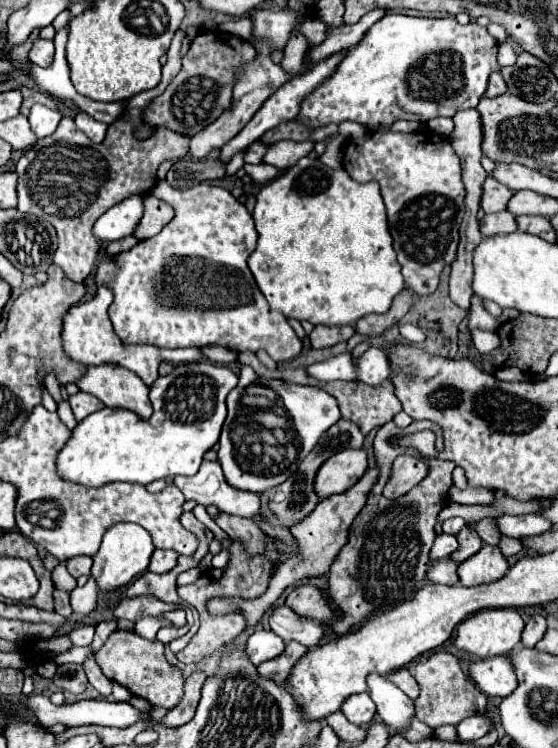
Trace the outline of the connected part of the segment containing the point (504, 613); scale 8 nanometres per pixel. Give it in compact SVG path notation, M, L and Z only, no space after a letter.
M486 609L478 611L476 615L468 617L458 625L454 645L458 651L476 655L478 659L488 659L502 653L510 653L520 643L522 629L524 629L524 619L516 609Z

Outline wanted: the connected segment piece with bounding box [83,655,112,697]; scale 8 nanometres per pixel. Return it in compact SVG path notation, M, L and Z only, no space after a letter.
M90 655L88 659L83 663L83 668L85 670L88 682L103 696L108 697L111 695L111 683L108 678L106 678L98 664L94 659L94 655Z

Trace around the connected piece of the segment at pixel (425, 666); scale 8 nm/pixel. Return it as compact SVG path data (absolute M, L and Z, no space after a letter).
M446 651L432 653L430 657L422 659L414 667L414 679L420 685L420 697L414 701L416 703L416 719L422 723L430 725L432 729L452 723L458 725L462 719L470 715L482 715L488 705L488 697L478 691L472 679L468 679L460 667L460 661Z

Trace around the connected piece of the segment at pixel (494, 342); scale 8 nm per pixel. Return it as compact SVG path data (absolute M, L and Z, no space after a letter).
M480 329L472 331L472 339L474 339L474 345L476 345L476 349L480 354L488 354L498 349L501 344L497 333L480 331Z

